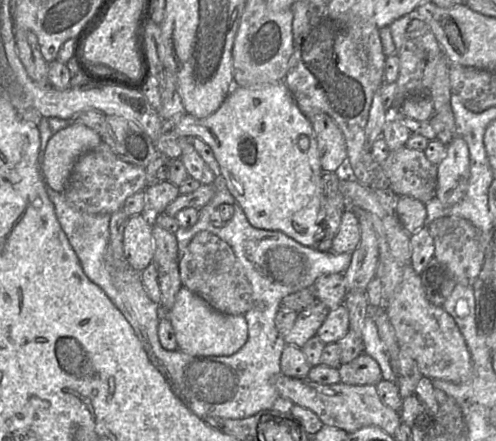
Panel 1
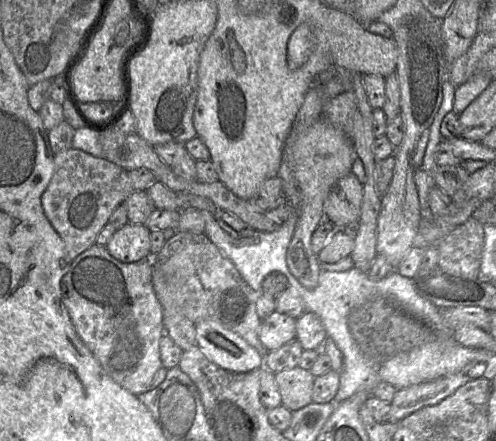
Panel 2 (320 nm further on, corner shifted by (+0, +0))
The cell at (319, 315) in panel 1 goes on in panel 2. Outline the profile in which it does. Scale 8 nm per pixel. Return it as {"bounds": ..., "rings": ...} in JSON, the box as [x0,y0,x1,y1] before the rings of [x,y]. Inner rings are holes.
{"bounds":[258,310,296,351],"rings":[[[275,310],[261,321],[258,337],[267,351],[276,350],[296,339],[296,319]]]}

